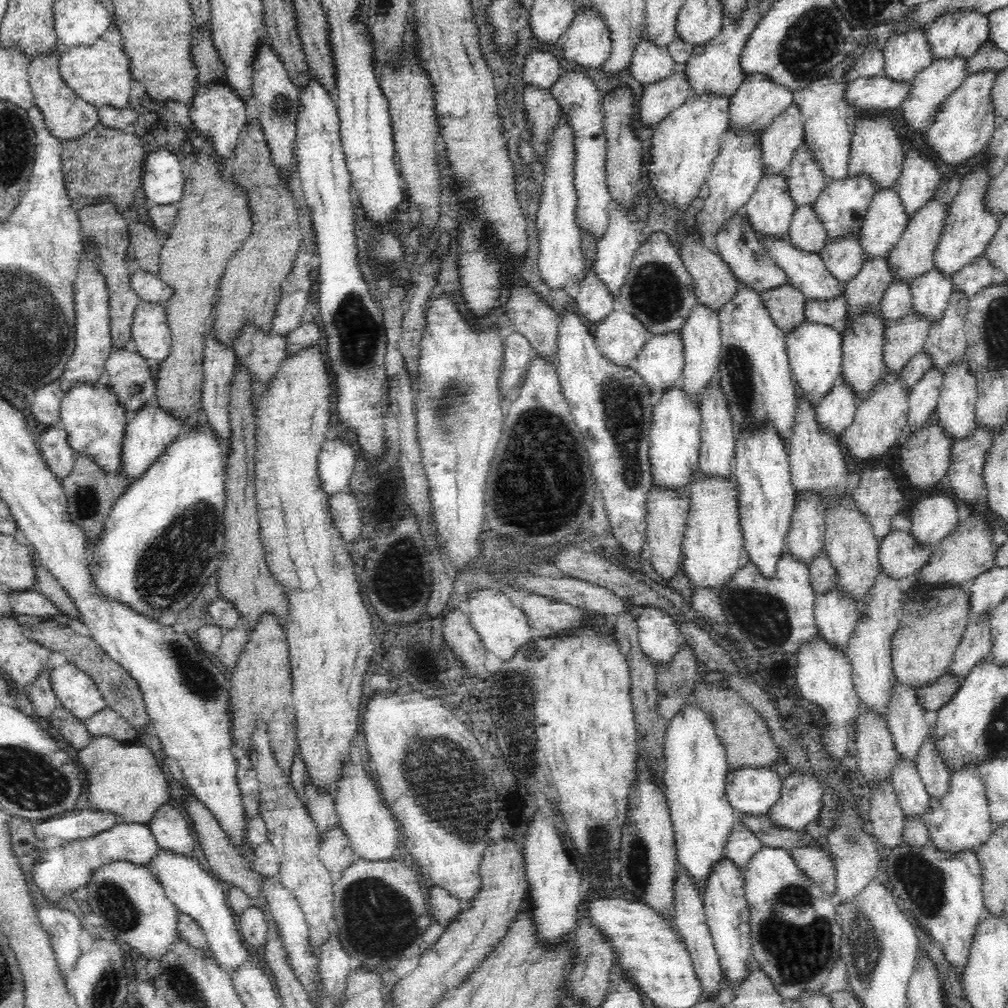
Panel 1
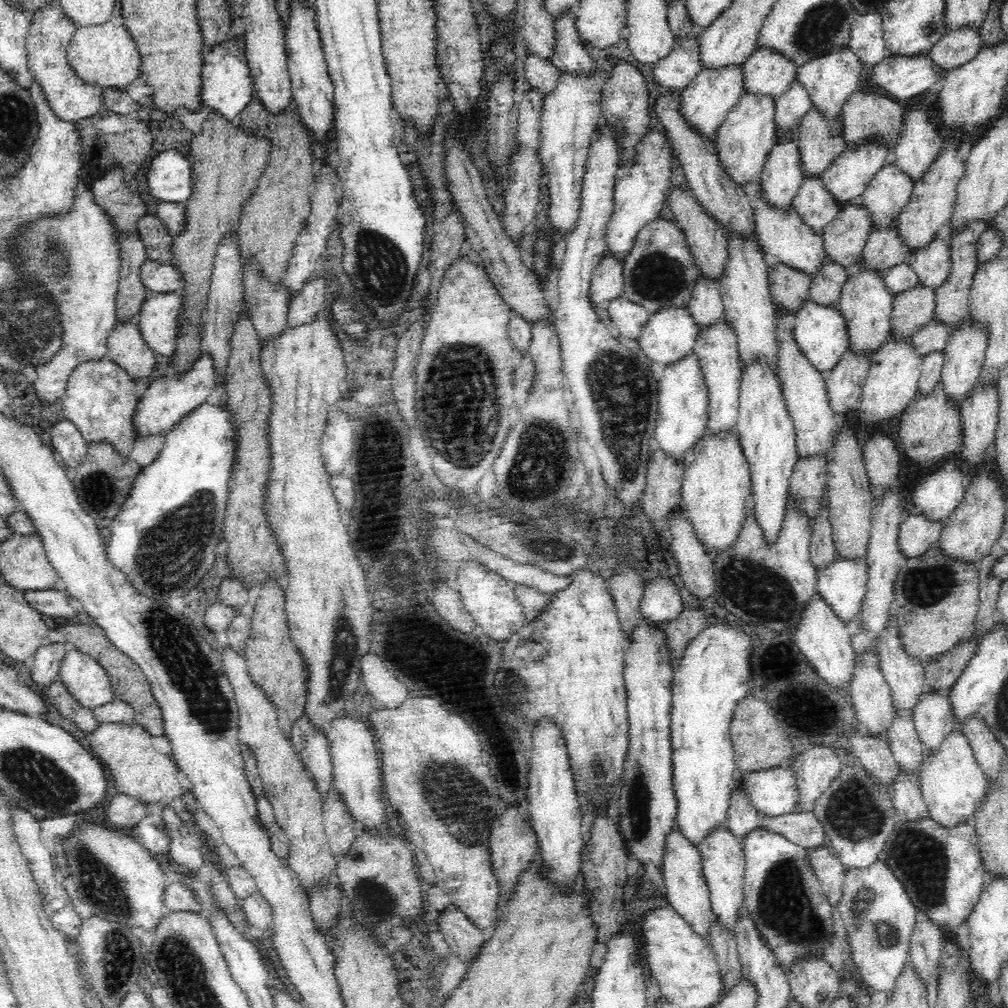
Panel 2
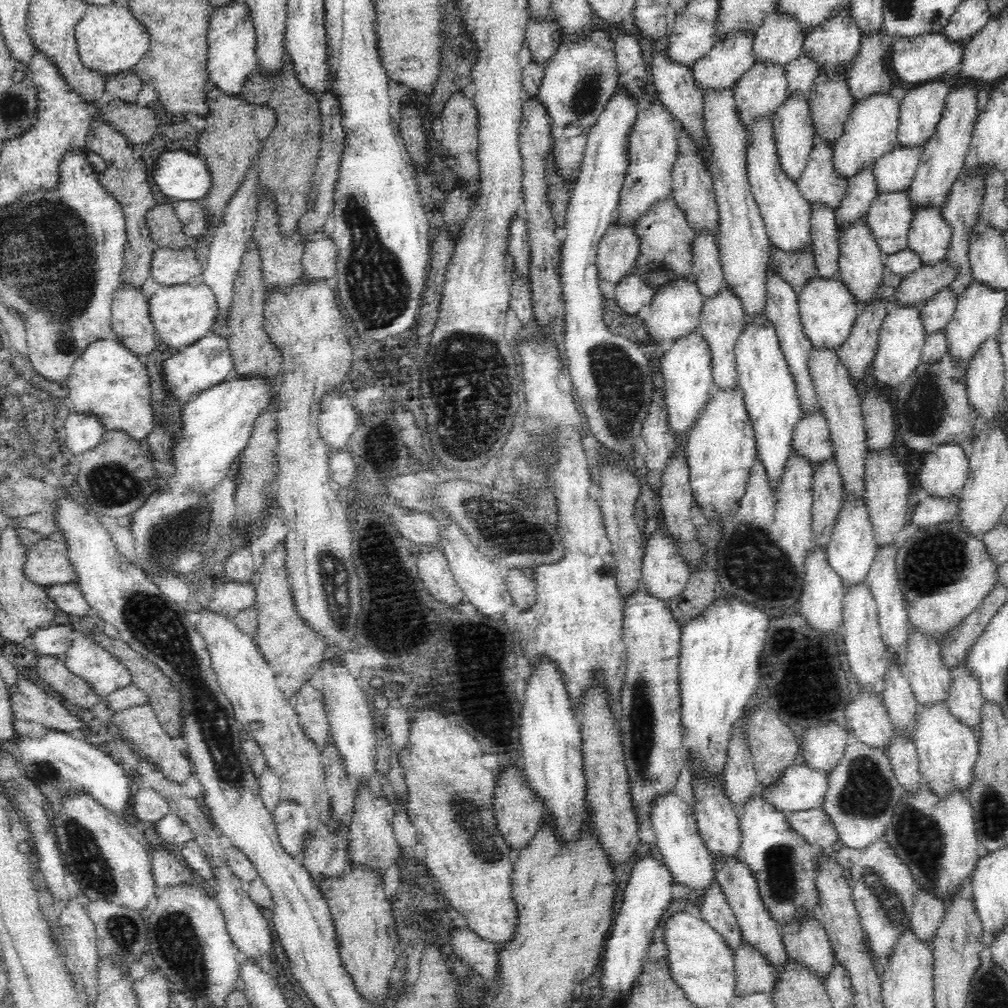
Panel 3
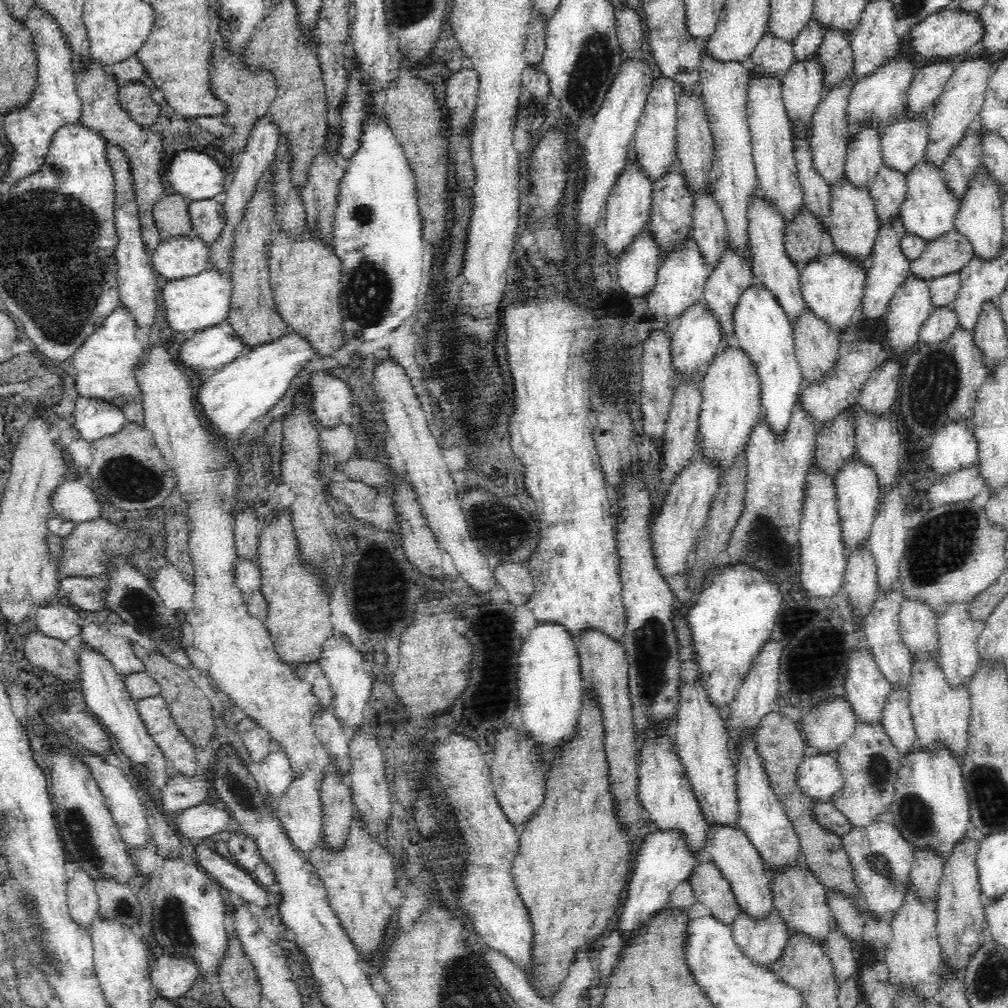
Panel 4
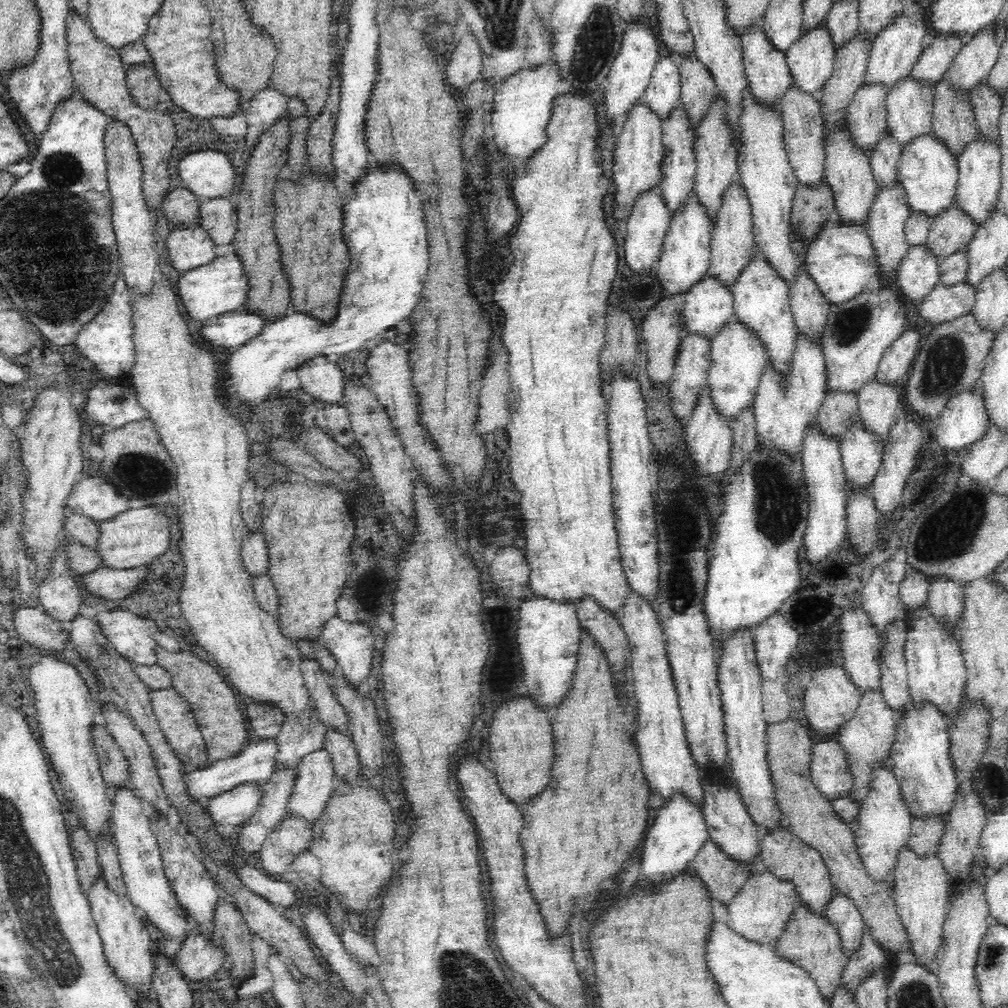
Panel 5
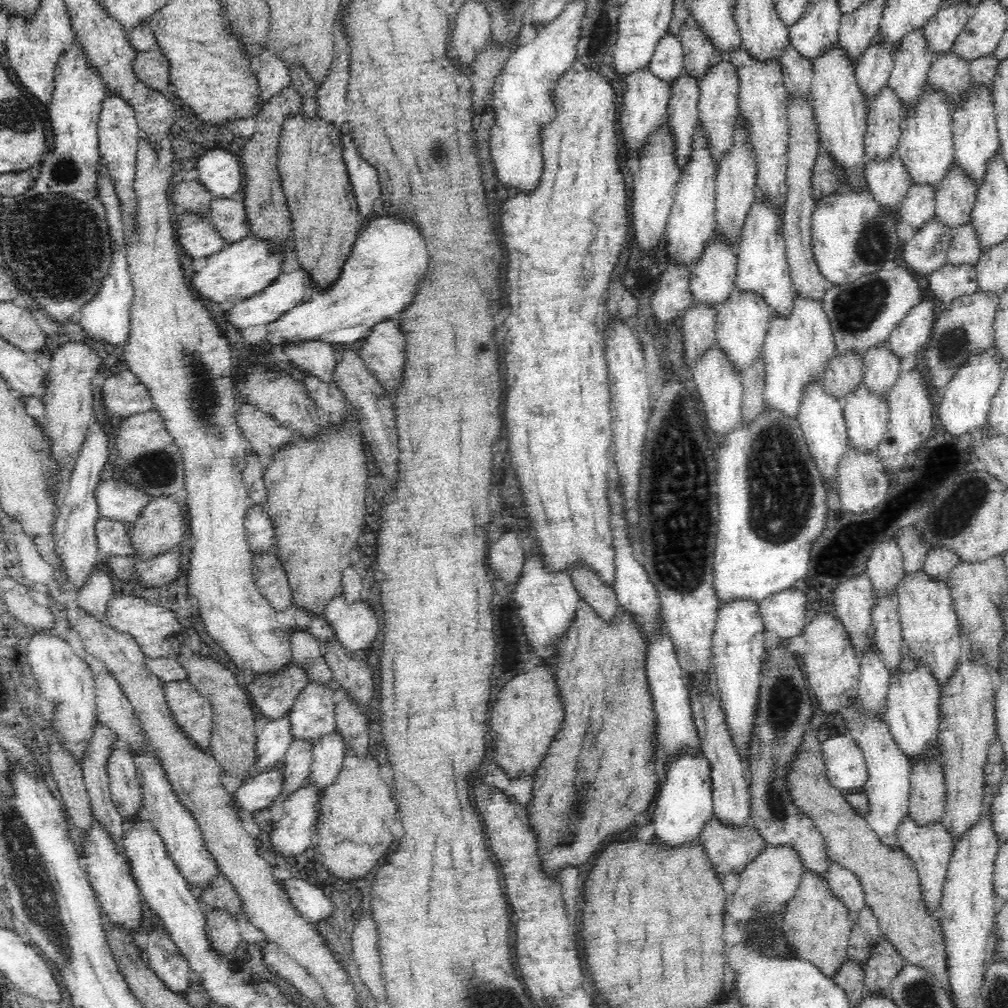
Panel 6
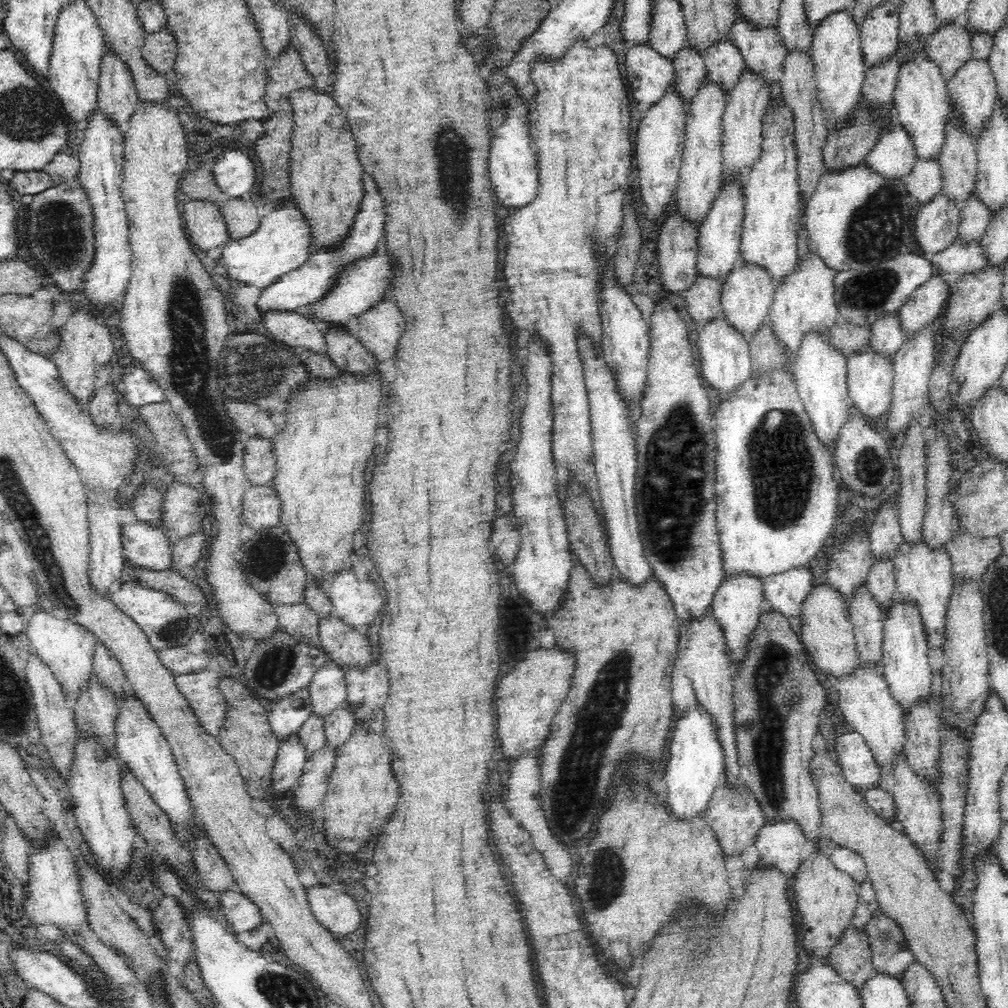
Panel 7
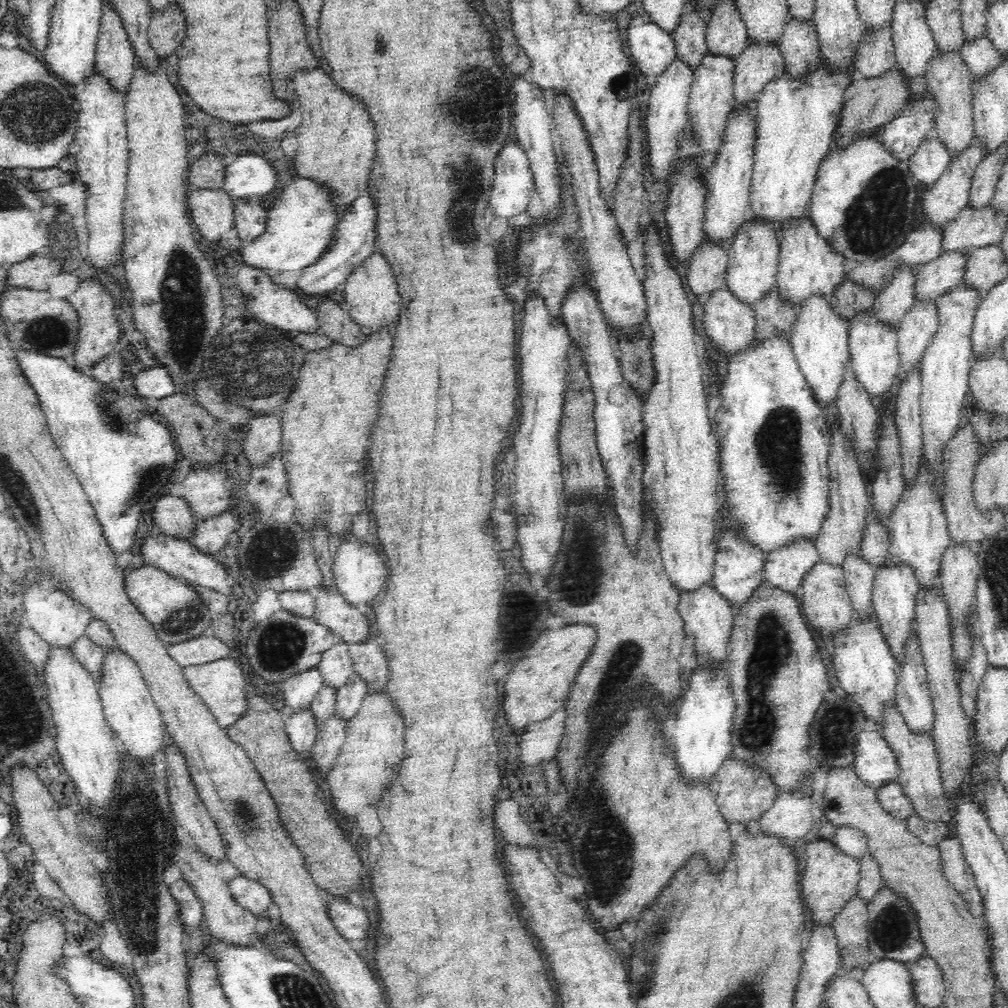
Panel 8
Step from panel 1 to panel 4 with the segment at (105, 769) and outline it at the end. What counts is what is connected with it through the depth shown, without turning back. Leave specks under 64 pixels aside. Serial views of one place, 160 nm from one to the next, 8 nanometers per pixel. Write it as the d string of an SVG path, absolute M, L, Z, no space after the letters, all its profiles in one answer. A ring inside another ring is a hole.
M159 693L155 696L142 698L136 701L136 708L138 713L140 713L140 717L142 717L142 721L144 721L144 725L146 725L146 729L148 729L148 734L152 735L152 740L156 741L164 756L173 763L174 768L177 770L176 772L193 775L198 770L197 746L188 739L186 733L176 723L165 697Z

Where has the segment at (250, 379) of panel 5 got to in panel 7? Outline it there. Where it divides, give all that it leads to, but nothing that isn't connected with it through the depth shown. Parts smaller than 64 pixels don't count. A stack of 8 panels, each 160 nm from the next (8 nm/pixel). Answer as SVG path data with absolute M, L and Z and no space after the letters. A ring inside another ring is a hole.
M387 251L384 254L374 252L374 255L360 260L358 264L344 268L344 271L340 272L340 279L336 282L335 287L322 300L300 311L304 310L304 315L312 315L314 320L317 319L332 326L346 326L350 318L364 312L372 303L388 294L391 264L392 260Z

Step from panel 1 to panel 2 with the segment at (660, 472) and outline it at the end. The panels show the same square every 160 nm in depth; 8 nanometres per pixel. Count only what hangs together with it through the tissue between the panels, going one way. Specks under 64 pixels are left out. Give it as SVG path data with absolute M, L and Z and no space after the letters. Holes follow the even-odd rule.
M692 350L664 366L663 376L659 380L659 418L655 425L655 443L683 462L683 452L700 440L708 430L709 409L706 377L703 368L700 367L700 357Z

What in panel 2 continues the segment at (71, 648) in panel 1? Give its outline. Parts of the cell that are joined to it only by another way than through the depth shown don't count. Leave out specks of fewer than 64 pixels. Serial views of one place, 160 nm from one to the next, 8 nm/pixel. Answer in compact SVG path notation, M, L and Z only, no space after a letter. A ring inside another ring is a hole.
M72 621L57 627L58 632L66 637L65 644L71 648L79 648L87 655L95 657L108 669L108 675L112 679L112 687L114 687L115 697L132 703L134 707L135 719L148 728L152 735L162 736L164 734L164 715L160 703L157 703L154 695L154 687L152 681L148 679L148 675L144 673L142 667L132 660L125 652L122 652L106 635L98 635L94 631L94 624L78 624Z

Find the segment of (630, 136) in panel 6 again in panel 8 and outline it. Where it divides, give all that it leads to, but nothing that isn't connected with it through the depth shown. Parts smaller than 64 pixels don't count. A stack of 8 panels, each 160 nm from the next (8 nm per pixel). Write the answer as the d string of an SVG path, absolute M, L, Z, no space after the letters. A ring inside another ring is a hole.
M646 9L630 20L627 33L634 63L645 77L656 77L677 57L673 33L654 23Z

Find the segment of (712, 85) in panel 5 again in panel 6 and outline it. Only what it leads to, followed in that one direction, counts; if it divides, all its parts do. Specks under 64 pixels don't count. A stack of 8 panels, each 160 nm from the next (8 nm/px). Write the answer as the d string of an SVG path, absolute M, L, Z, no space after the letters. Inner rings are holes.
M696 20L692 24L684 21L679 35L684 47L684 70L698 77L698 80L712 64L729 57L729 52L721 52L708 37L708 31Z

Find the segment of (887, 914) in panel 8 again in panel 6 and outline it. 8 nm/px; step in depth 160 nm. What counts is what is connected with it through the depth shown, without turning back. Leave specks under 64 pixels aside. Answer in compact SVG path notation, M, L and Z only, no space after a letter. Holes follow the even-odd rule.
M882 934L879 939L864 962L864 984L868 987L868 992L889 990L892 981L907 964L888 937Z

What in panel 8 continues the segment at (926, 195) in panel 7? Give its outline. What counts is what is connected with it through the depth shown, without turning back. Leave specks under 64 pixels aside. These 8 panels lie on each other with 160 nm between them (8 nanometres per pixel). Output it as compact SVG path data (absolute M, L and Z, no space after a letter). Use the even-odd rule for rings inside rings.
M938 138L924 139L909 159L909 169L914 178L924 185L930 185L945 171L952 158L952 151Z

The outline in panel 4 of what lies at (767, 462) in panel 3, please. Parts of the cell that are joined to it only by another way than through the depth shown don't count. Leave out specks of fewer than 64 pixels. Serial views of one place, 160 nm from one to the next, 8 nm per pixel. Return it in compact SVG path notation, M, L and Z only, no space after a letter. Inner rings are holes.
M754 281L738 297L733 308L733 330L740 347L758 365L762 384L762 405L775 433L788 428L797 397L802 395L804 384L799 360L795 355L793 324L790 323L780 299L764 283Z

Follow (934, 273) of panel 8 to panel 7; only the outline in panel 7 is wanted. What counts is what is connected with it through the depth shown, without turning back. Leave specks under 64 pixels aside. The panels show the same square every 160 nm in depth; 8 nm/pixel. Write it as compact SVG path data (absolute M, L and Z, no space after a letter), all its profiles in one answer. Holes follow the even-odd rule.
M938 271L938 274L928 277L926 282L910 293L906 302L899 308L905 335L928 323L932 324L938 318L940 310L946 307L950 298L953 279Z

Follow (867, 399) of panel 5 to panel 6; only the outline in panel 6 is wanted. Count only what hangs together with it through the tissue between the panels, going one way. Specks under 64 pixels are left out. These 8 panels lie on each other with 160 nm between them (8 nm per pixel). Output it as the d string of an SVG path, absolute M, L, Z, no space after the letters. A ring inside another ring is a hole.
M882 341L878 345L865 350L864 354L864 383L874 391L889 396L889 390L896 380L902 364L890 341Z

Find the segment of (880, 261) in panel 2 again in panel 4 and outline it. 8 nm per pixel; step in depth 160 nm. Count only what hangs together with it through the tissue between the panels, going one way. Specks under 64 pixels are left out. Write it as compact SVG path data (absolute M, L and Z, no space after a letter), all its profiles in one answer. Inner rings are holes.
M883 162L874 175L870 187L879 221L900 215L901 204L907 191L905 173Z

